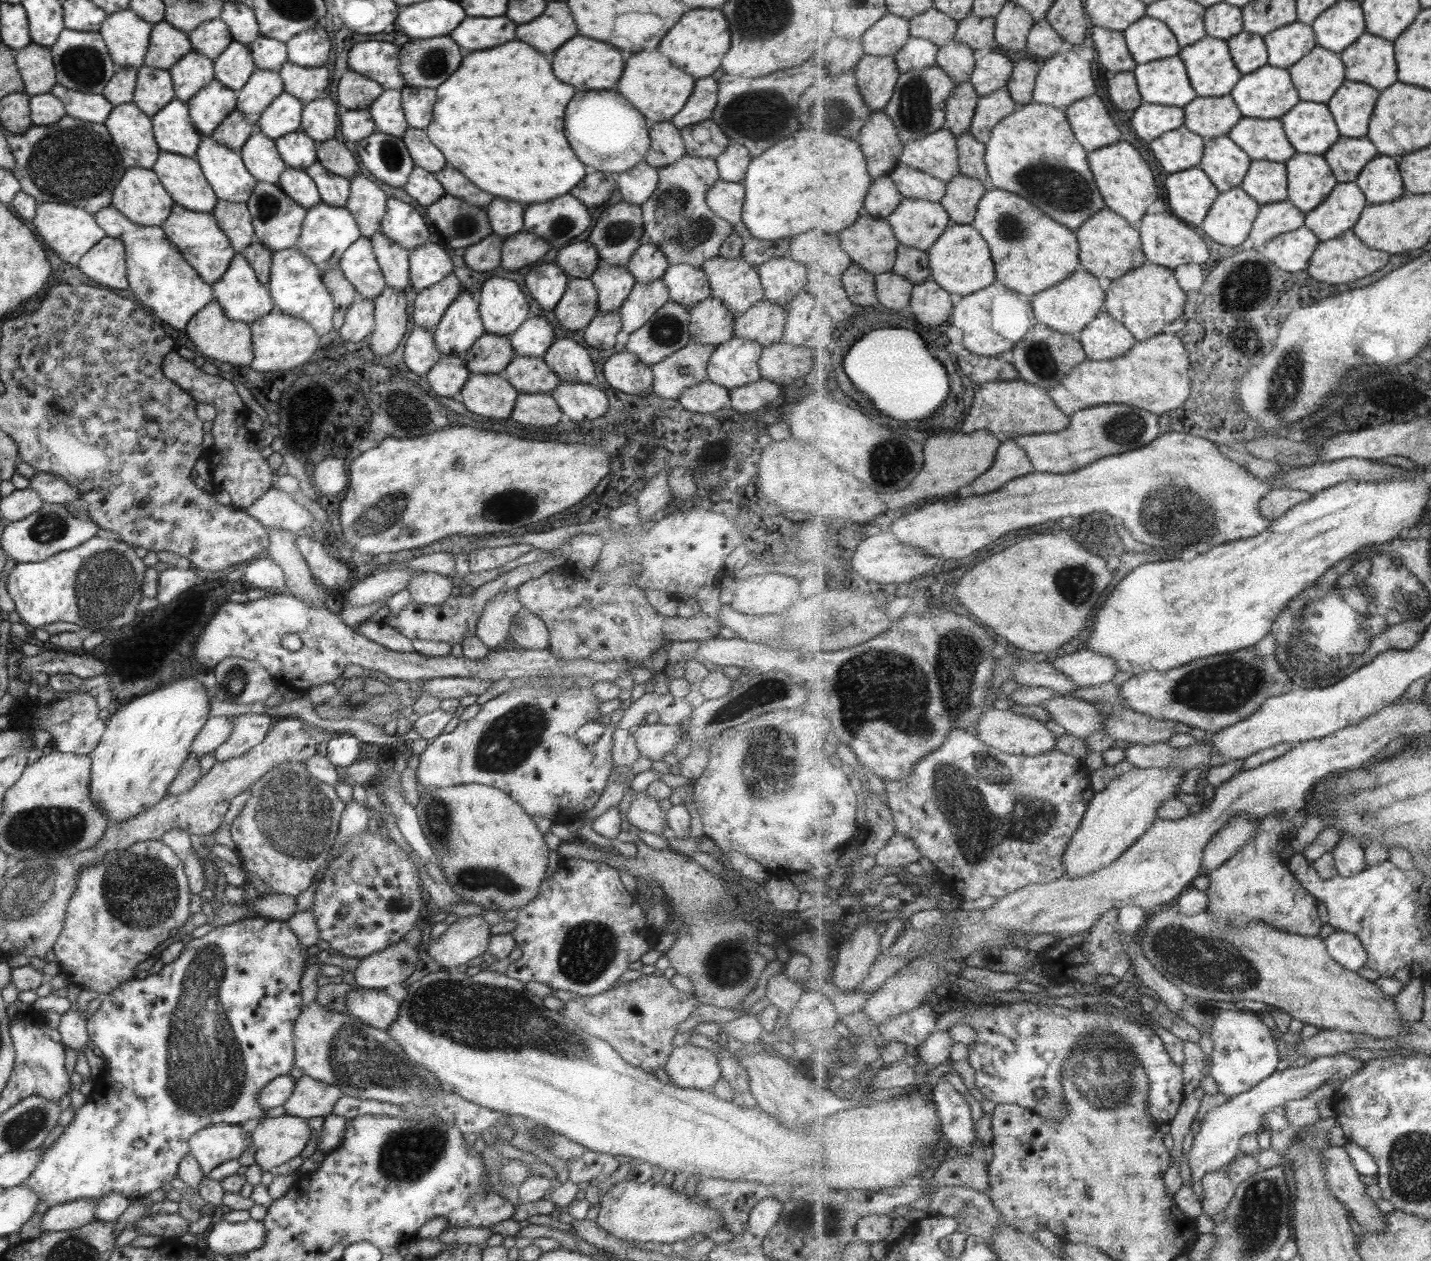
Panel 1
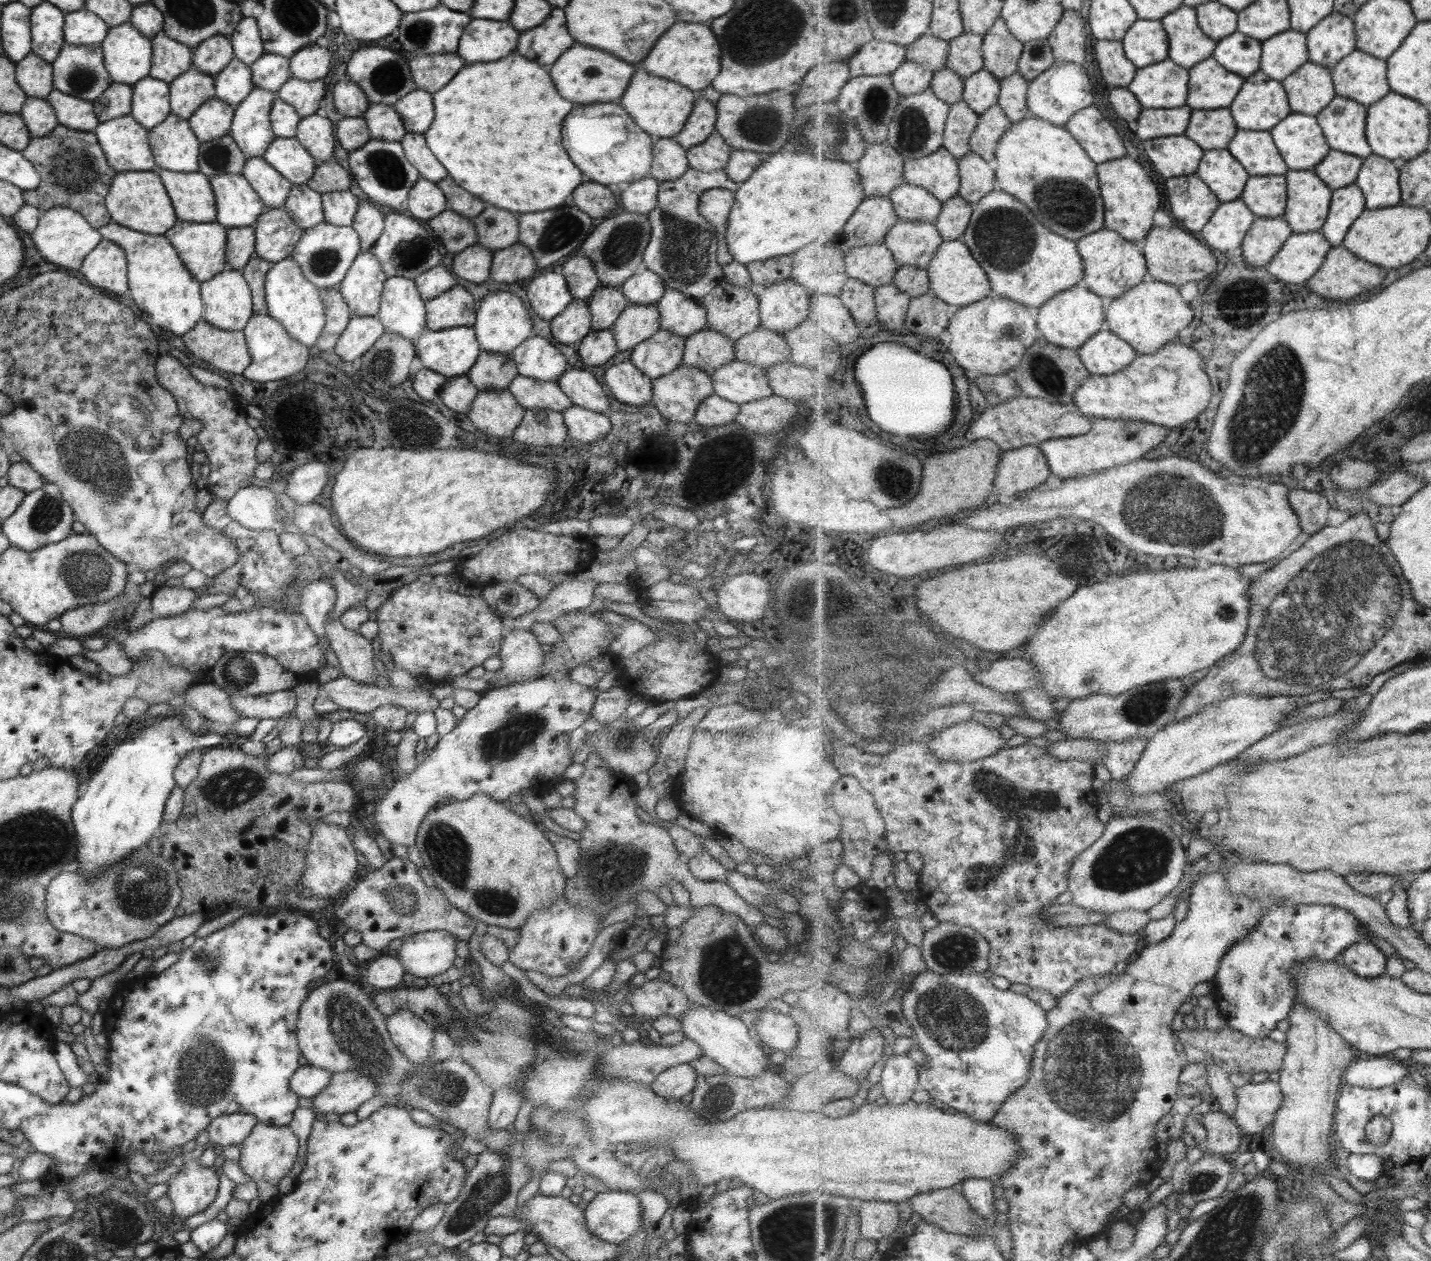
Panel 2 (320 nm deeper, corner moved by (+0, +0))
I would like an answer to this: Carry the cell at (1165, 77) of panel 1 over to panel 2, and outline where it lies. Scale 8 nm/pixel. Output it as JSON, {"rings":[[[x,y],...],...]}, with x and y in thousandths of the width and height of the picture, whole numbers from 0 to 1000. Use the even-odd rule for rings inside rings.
{"rings":[[[817,46],[795,56],[792,66],[789,67],[788,70],[789,72],[794,74],[799,86],[827,85],[830,82],[831,65],[832,55],[827,54]]]}

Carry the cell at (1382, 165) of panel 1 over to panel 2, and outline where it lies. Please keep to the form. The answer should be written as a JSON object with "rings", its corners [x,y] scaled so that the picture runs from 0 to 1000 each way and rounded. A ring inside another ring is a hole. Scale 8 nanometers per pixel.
{"rings":[[[961,121],[956,124],[948,145],[953,152],[955,166],[973,164],[980,160],[978,135],[968,124]]]}

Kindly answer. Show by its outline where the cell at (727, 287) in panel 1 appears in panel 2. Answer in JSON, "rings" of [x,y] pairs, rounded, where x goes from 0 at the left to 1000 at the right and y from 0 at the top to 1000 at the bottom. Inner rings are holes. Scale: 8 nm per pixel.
{"rings":[[[506,220],[502,222],[501,227],[491,236],[490,240],[493,247],[493,260],[504,264],[512,271],[530,260],[529,234],[525,230],[509,225]]]}

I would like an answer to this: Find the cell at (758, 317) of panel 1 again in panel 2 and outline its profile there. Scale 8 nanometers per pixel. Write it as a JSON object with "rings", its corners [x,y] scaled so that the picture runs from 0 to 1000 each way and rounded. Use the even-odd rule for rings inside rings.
{"rings":[[[530,259],[513,271],[513,285],[535,293],[553,282],[547,266]]]}

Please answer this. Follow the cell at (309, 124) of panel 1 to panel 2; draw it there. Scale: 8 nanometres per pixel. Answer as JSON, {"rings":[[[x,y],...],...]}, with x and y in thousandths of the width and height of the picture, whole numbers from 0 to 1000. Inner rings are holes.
{"rings":[[[222,90],[209,94],[205,106],[208,113],[219,125],[220,128],[229,128],[233,125],[233,103],[228,93]]]}

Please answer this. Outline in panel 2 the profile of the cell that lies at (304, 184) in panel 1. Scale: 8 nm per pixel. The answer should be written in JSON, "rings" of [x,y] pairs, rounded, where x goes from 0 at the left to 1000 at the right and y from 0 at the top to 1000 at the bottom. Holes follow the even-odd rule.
{"rings":[[[214,146],[204,147],[197,166],[202,170],[205,178],[212,183],[226,175],[224,154]]]}

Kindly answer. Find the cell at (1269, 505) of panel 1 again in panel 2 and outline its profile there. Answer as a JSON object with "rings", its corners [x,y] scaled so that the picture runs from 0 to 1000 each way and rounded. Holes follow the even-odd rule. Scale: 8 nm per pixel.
{"rings":[[[904,388],[900,395],[904,406],[908,410],[908,416],[913,426],[927,417],[931,404],[925,391]]]}

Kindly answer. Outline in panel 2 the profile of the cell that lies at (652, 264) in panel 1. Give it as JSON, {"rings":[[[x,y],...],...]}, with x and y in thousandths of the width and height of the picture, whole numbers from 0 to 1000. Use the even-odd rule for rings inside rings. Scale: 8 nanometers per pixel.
{"rings":[[[449,211],[442,219],[436,222],[432,229],[439,241],[458,242],[464,232],[465,227],[458,217]]]}

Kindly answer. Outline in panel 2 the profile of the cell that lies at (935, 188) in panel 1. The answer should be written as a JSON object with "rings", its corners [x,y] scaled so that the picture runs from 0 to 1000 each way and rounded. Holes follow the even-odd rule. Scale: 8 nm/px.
{"rings":[[[631,145],[621,155],[629,174],[649,175],[653,177],[658,170],[658,160],[644,147]]]}

